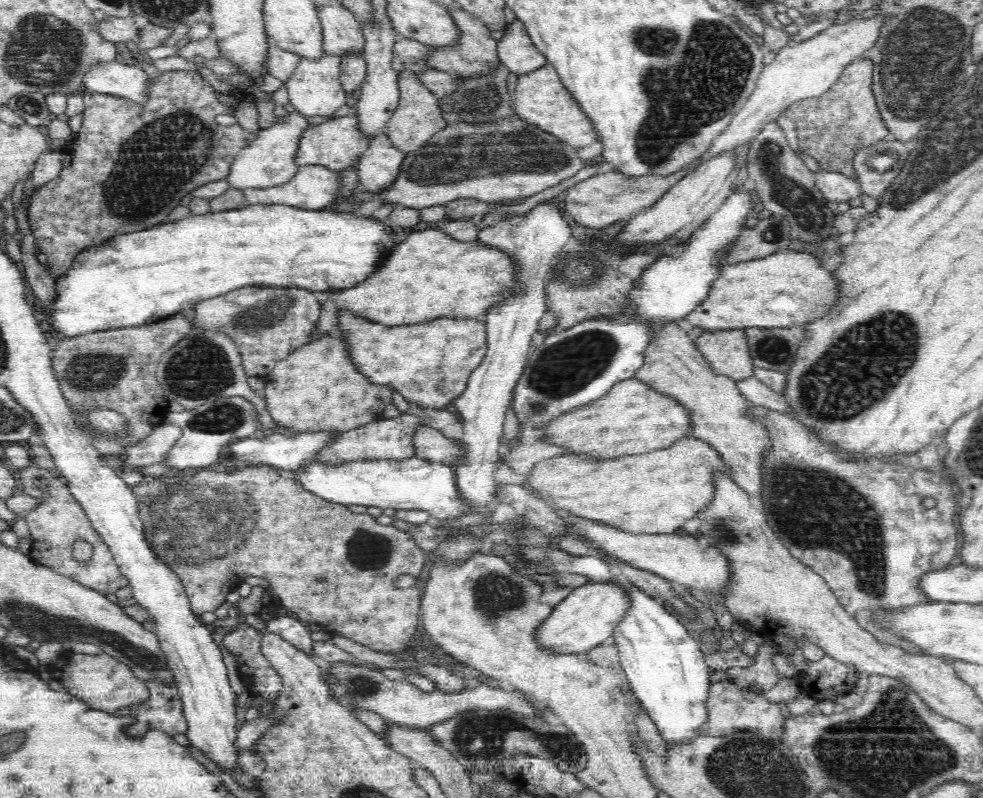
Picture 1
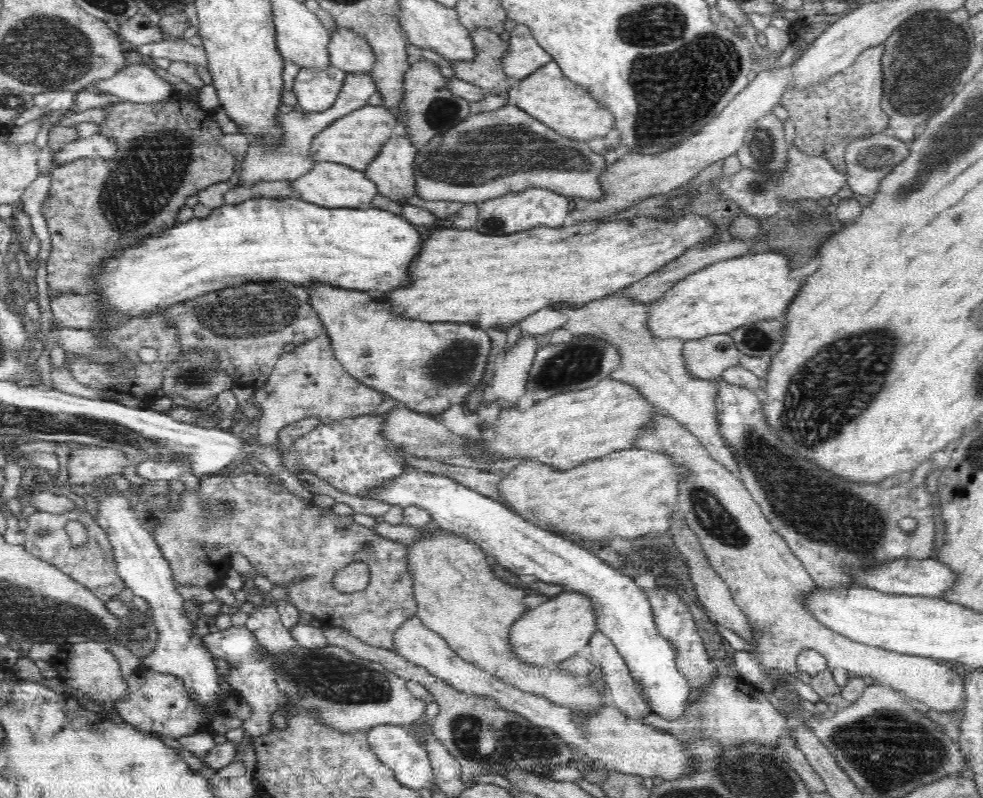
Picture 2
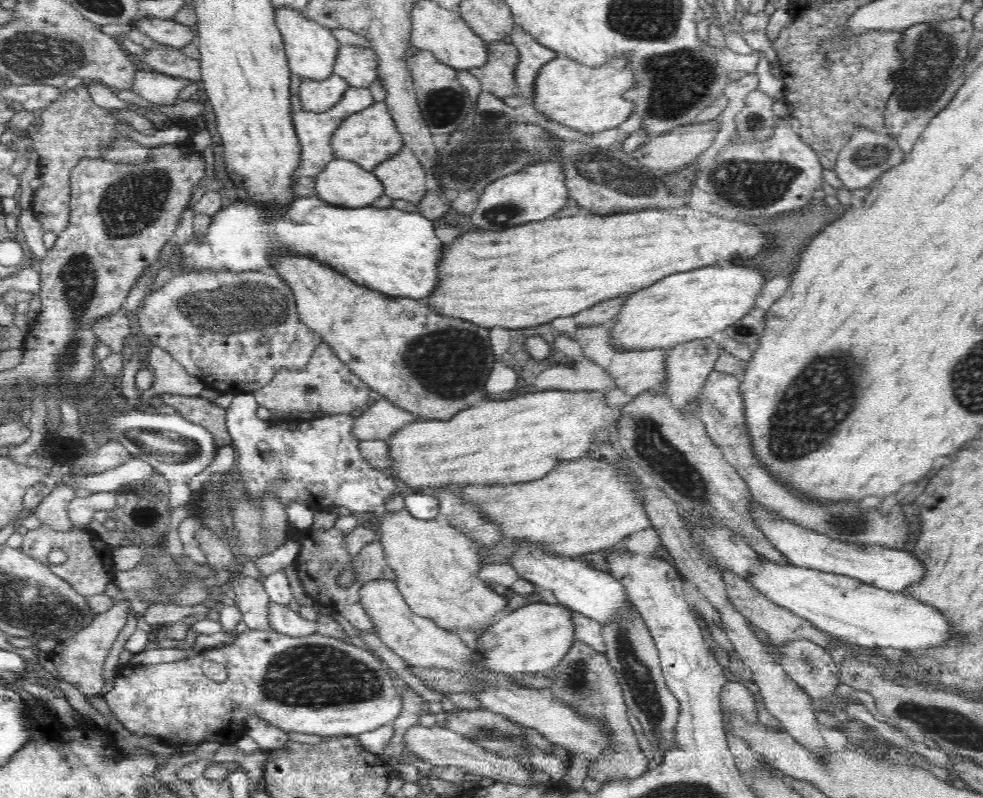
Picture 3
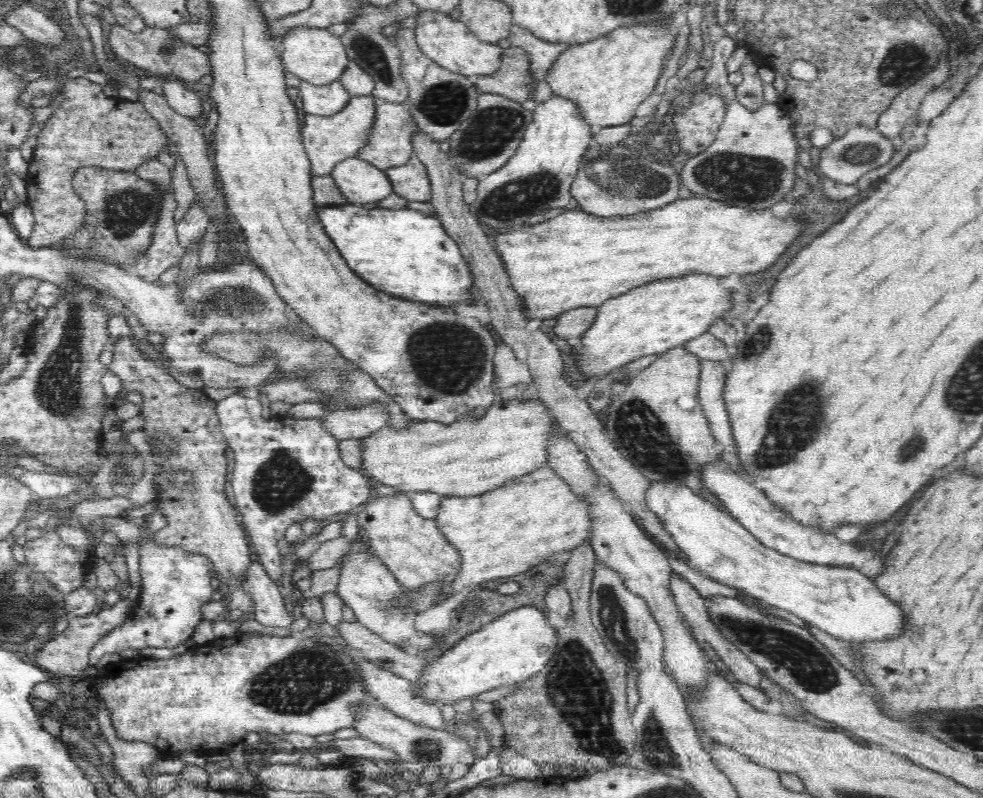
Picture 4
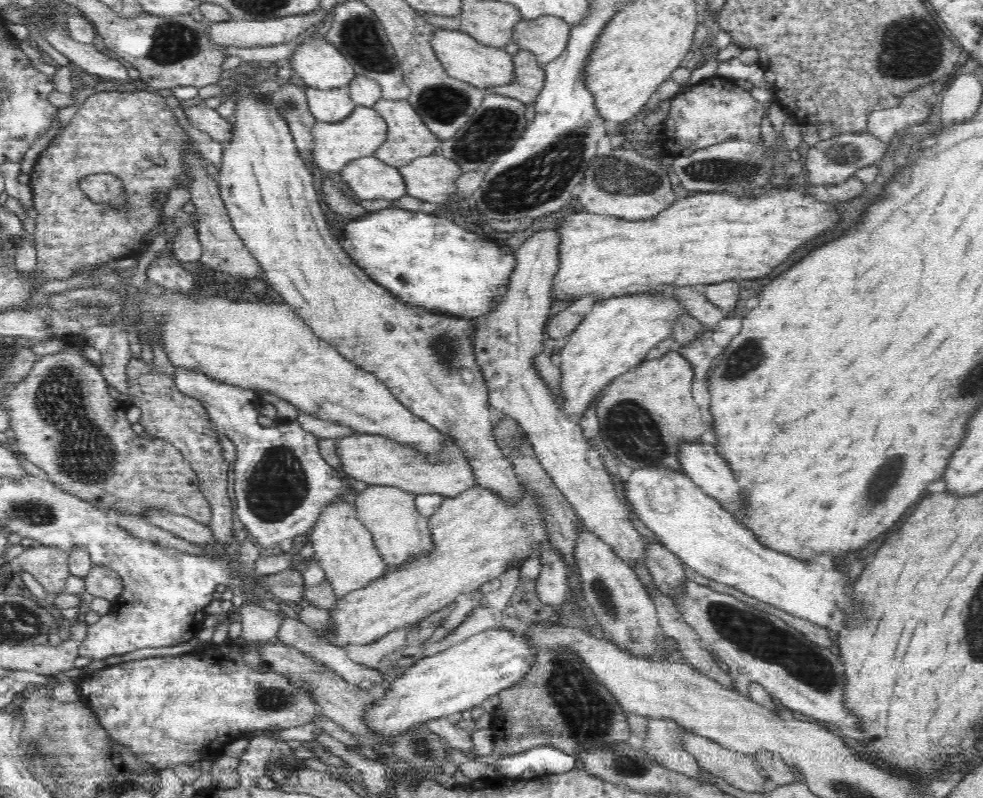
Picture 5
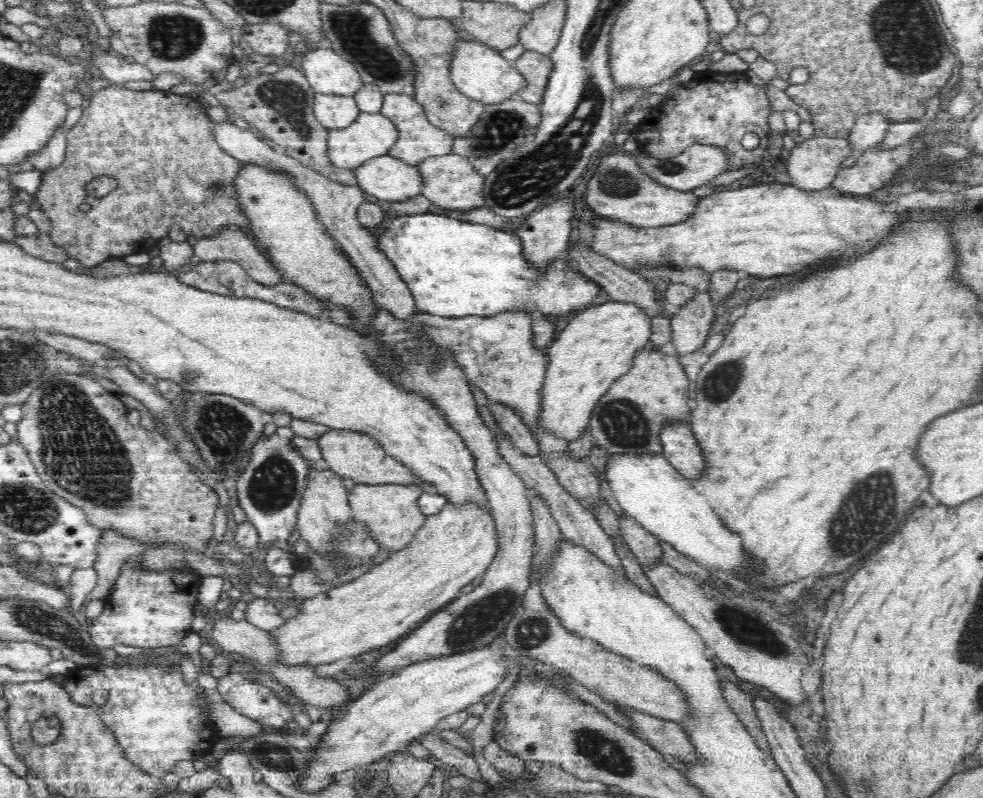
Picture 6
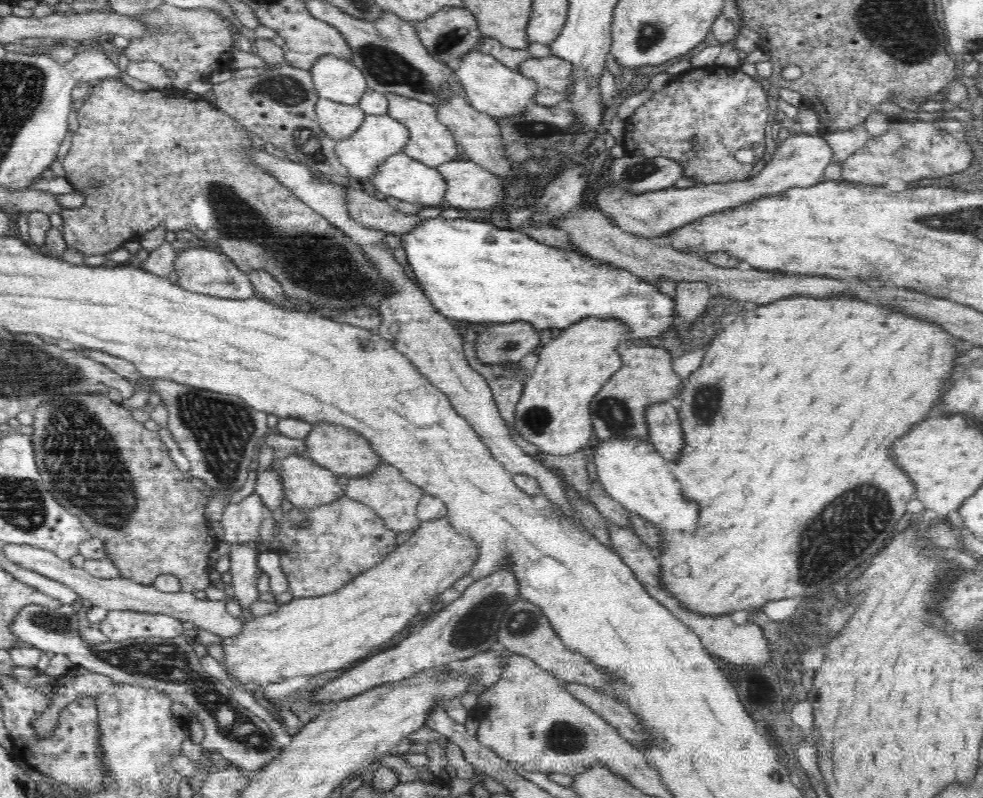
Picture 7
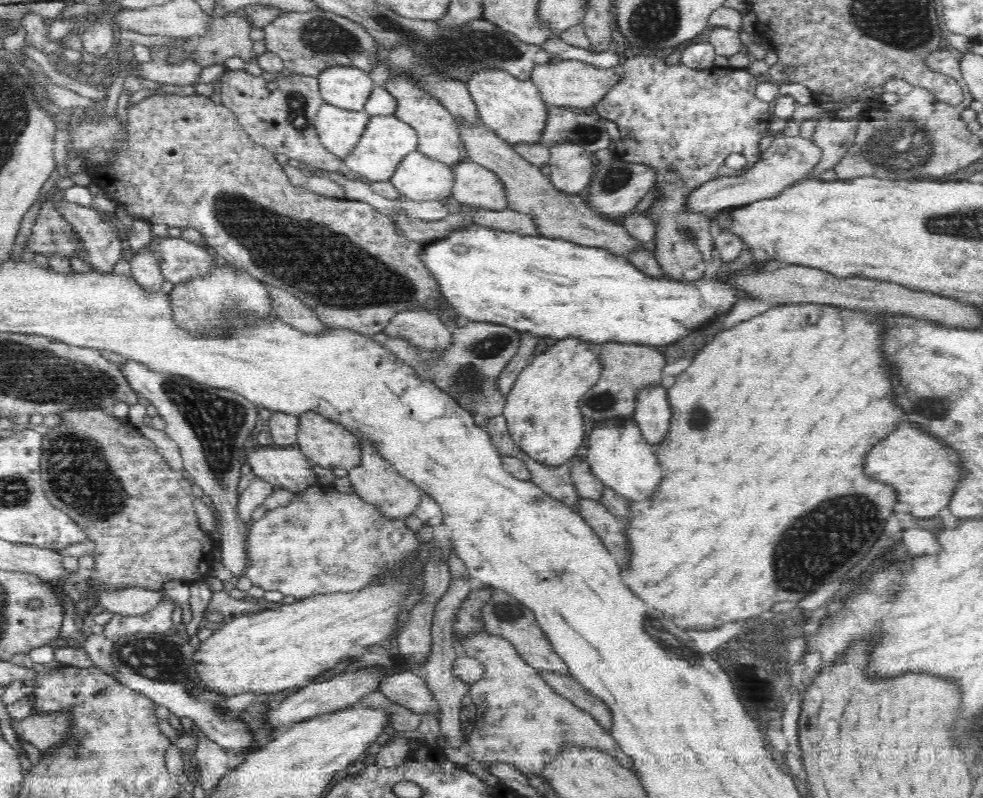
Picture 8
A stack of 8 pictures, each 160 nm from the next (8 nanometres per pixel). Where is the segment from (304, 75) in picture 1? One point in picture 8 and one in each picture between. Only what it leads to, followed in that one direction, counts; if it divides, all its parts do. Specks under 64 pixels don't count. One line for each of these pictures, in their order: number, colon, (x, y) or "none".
2: (316, 91)
3: (317, 96)
4: (327, 100)
5: (331, 106)
6: (334, 112)
7: (338, 121)
8: (339, 130)

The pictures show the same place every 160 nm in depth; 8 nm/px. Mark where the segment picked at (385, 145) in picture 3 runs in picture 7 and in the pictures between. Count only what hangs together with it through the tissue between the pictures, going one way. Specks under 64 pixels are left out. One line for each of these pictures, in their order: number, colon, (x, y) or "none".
4: (391, 144)
5: (408, 139)
6: (418, 140)
7: (432, 143)

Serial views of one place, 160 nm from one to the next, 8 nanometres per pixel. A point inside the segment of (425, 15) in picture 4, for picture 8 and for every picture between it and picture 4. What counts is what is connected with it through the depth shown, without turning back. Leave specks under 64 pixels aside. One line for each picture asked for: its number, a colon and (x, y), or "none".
5: (466, 60)
6: (482, 75)
7: (494, 90)
8: (513, 109)

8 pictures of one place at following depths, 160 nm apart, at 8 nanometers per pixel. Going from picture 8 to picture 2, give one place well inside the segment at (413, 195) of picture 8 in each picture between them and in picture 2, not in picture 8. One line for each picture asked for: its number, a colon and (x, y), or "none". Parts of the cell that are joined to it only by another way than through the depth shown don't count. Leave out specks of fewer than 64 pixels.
2: (333, 185)
3: (343, 182)
4: (361, 183)
5: (370, 179)
6: (387, 178)
7: (402, 177)

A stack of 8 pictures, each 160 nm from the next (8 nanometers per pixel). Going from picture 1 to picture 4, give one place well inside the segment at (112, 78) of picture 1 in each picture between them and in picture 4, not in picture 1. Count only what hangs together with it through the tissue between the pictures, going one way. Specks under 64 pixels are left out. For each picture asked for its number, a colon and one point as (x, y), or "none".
2: (138, 83)
3: (157, 88)
4: (180, 97)

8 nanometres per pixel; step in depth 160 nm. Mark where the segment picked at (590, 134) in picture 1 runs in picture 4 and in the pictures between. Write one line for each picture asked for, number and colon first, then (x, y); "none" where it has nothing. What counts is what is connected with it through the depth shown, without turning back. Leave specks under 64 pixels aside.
2: (547, 95)
3: (589, 99)
4: (610, 76)

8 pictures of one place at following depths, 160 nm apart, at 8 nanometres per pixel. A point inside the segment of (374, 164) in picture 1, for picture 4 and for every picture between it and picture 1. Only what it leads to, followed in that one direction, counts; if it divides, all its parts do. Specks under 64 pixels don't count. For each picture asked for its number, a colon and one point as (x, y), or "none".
2: (393, 172)
3: (403, 177)
4: (411, 181)

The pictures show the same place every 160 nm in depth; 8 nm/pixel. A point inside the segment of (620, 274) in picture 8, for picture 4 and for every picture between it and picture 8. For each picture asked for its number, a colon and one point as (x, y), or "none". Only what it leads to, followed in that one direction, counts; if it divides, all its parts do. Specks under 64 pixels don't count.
4: (406, 253)
5: (426, 260)
6: (455, 269)
7: (471, 270)

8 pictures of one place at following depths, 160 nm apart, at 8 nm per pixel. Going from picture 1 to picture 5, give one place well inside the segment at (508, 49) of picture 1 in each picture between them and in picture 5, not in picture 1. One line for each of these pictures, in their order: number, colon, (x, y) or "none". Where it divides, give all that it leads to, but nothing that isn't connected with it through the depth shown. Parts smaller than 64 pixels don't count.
2: (525, 57)
3: (534, 56)
4: (543, 54)
5: (547, 36)

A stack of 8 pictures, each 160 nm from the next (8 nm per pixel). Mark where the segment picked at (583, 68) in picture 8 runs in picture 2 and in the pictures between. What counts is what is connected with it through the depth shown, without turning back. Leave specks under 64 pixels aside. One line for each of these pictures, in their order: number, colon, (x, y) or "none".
2: (487, 71)
3: (498, 76)
4: (515, 80)
5: (530, 75)
6: (535, 67)
7: (555, 77)

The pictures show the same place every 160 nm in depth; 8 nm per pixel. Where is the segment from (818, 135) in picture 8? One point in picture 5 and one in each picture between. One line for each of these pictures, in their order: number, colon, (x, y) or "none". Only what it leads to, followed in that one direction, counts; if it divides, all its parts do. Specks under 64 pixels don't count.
5: (913, 110)
6: (870, 130)
7: (843, 143)

